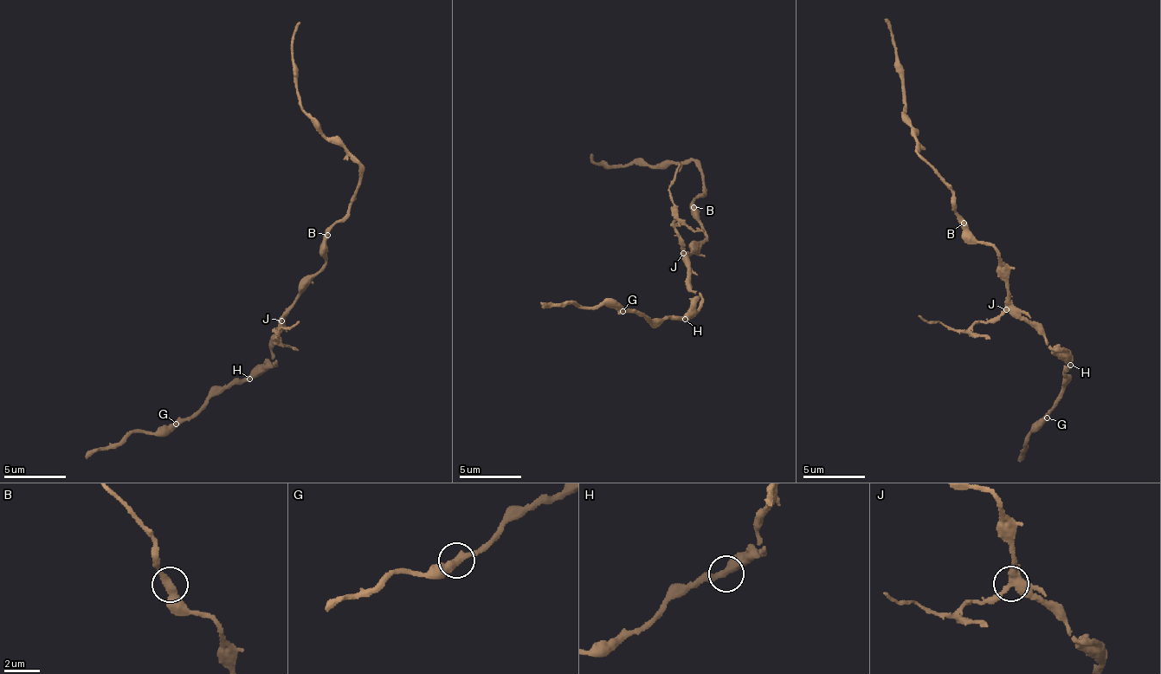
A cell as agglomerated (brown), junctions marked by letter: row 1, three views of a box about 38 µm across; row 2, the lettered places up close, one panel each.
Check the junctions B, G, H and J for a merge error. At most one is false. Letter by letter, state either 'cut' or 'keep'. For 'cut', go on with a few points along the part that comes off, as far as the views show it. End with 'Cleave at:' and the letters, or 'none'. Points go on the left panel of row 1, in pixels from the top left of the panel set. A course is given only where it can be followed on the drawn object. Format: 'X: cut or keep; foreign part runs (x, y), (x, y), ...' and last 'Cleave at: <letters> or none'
B: keep
G: keep
H: keep
J: cut; foreign part runs (280, 321), (275, 336), (280, 328), (299, 320)
Cleave at: J

